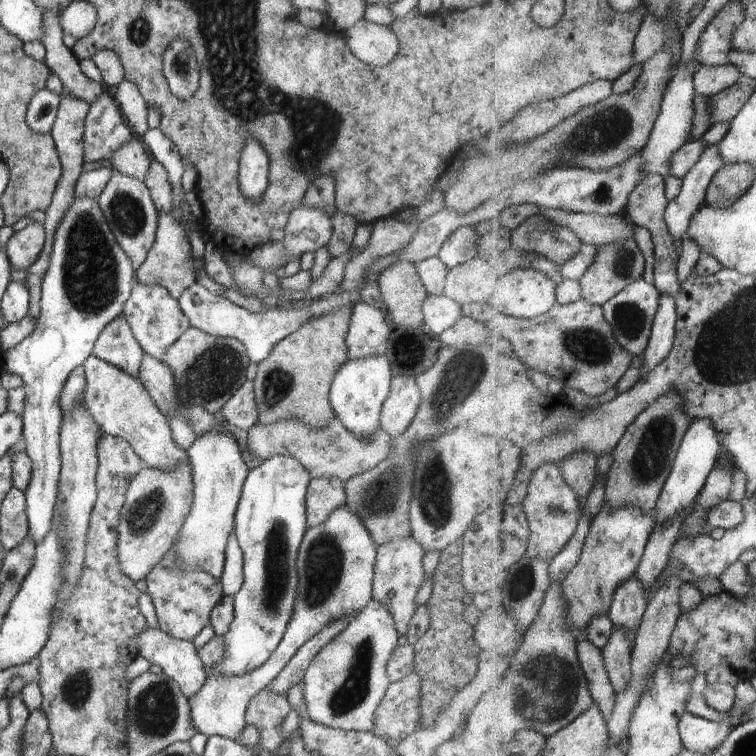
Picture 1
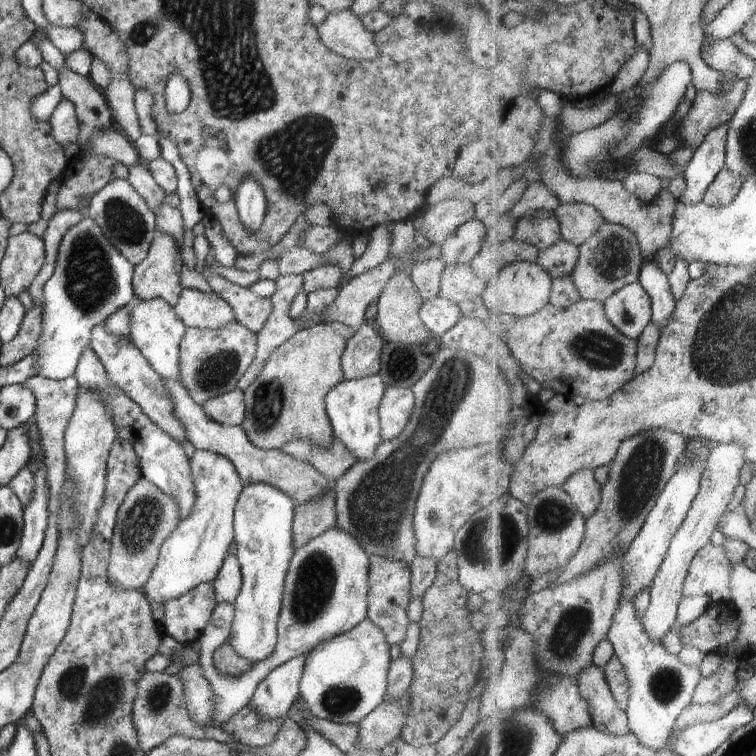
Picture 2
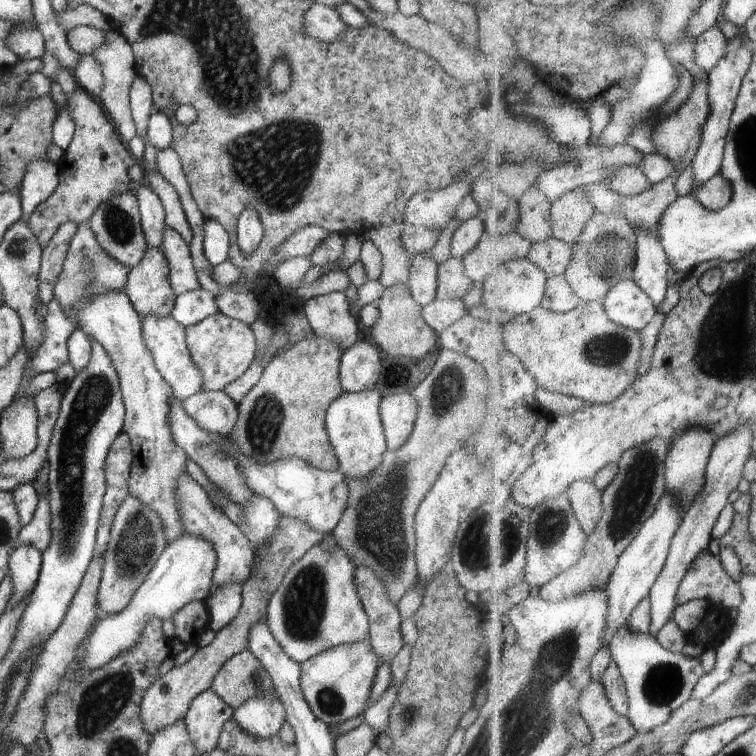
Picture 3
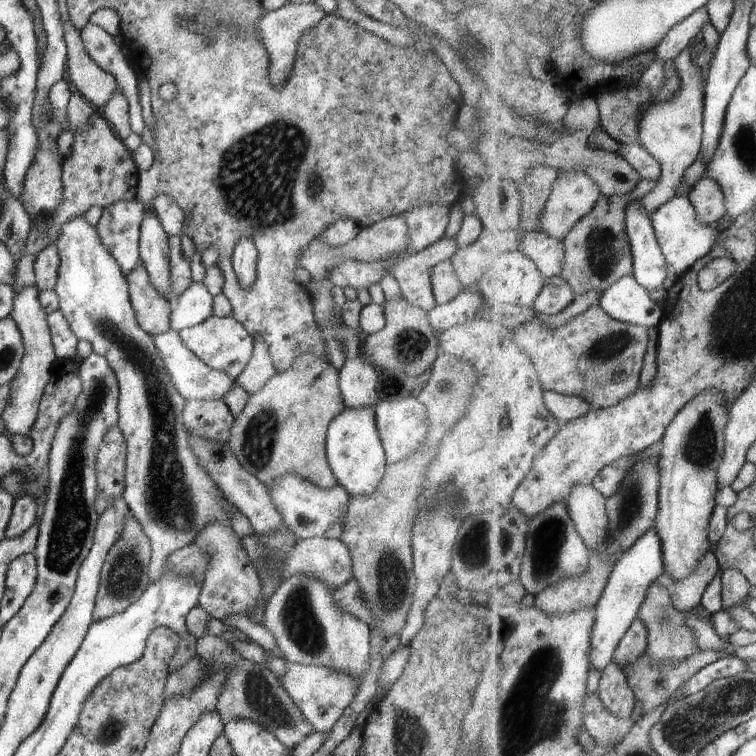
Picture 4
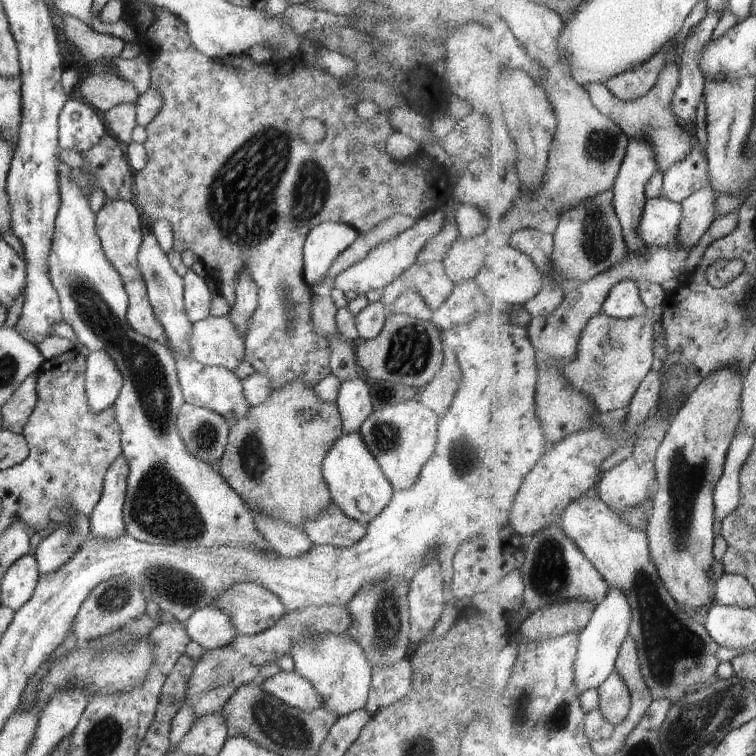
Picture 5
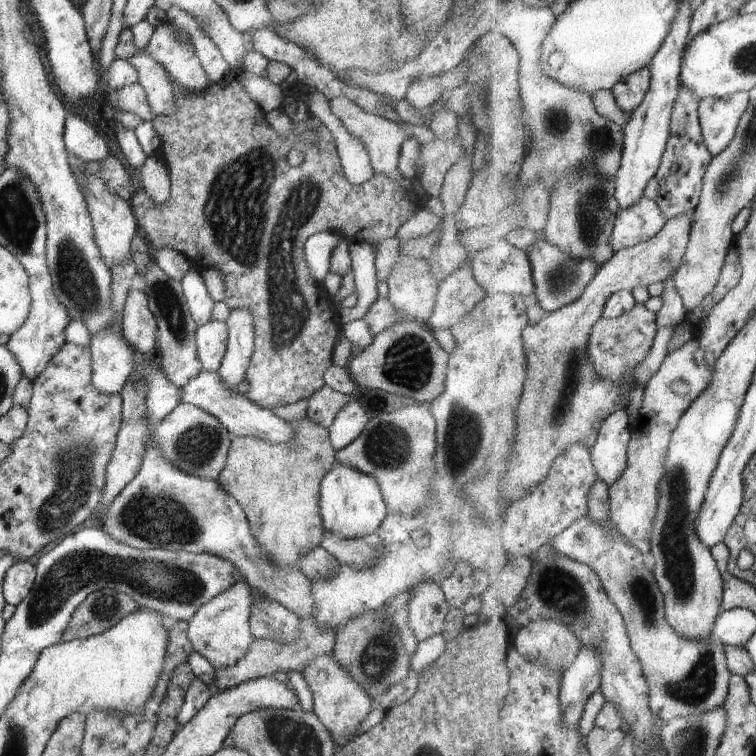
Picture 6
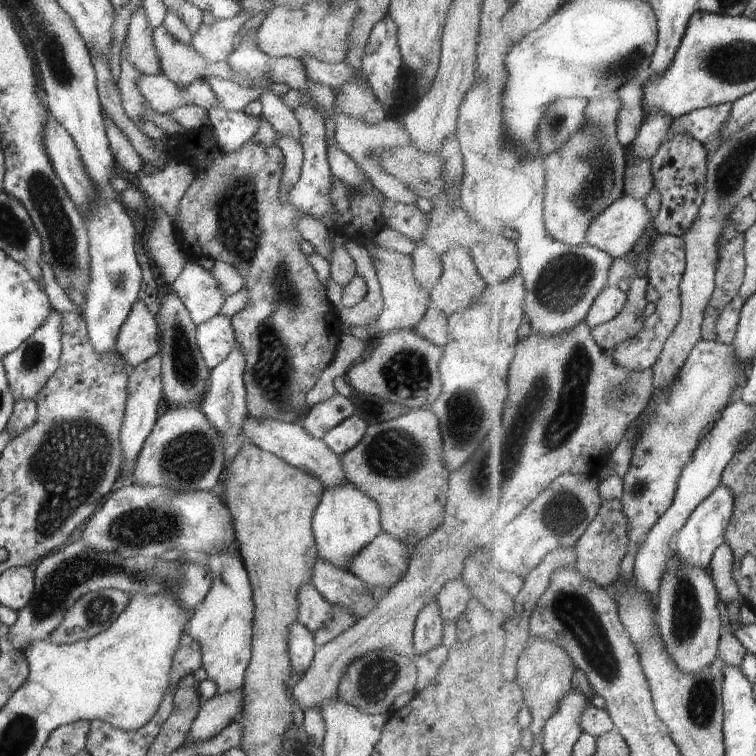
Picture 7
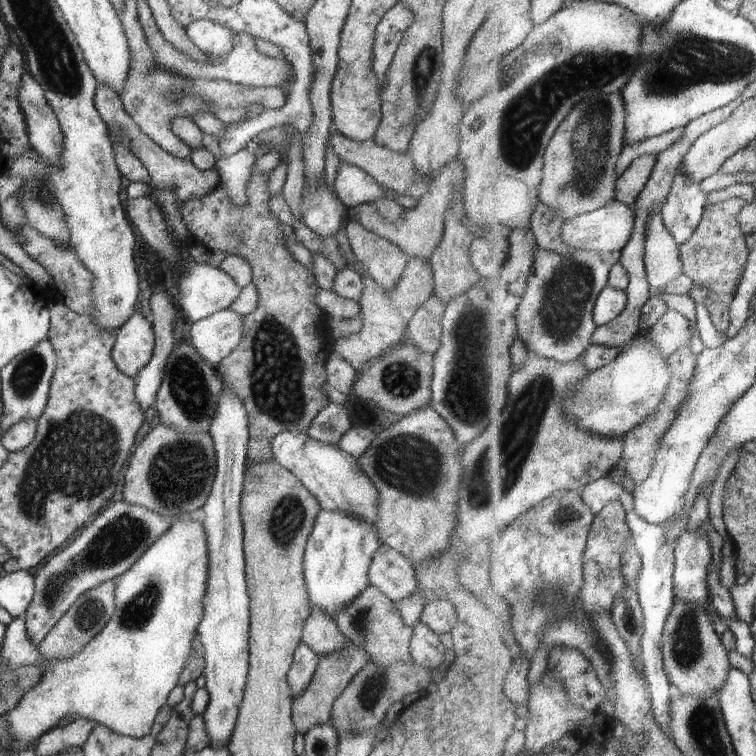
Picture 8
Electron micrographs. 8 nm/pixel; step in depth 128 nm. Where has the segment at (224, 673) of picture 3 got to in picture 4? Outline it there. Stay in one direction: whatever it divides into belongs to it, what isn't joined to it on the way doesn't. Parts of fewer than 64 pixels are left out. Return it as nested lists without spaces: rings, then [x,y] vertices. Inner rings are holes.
[[[241,657],[236,670],[228,674],[228,678],[218,694],[216,710],[220,712],[220,718],[224,720],[225,724],[228,721],[238,720],[238,718],[256,720],[258,724],[268,728],[286,748],[296,749],[298,744],[304,742],[314,732],[302,712],[282,689],[276,675],[268,668],[262,668],[260,665],[250,662],[247,657]]]

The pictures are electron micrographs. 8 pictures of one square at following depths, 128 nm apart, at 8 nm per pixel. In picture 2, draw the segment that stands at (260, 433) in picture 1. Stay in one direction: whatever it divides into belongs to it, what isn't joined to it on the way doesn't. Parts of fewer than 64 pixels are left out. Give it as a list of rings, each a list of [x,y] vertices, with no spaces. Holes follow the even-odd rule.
[[[333,436],[332,446],[327,449],[307,440],[292,440],[280,451],[295,459],[309,462],[318,472],[321,472],[332,482],[338,480],[354,463],[358,462],[351,452]]]

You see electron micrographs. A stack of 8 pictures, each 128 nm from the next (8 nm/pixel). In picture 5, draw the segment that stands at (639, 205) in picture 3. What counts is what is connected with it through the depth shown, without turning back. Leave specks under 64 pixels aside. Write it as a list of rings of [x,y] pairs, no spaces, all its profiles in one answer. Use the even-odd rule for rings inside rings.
[[[680,62],[667,66],[658,81],[658,84],[640,100],[622,100],[610,90],[609,86],[598,82],[590,84],[588,90],[591,92],[592,100],[606,116],[612,117],[632,139],[644,139],[650,141],[657,148],[657,159],[662,172],[665,172],[684,160],[693,149],[693,140],[689,130],[678,120],[674,112],[674,98],[676,90],[680,86]]]

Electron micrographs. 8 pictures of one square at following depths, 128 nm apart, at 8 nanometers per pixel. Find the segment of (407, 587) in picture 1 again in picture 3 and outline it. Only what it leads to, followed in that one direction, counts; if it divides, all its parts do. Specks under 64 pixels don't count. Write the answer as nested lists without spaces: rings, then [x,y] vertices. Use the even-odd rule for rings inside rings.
[[[356,567],[353,575],[353,582],[356,585],[357,595],[362,603],[364,612],[367,614],[367,619],[369,620],[368,638],[370,646],[373,648],[380,666],[384,662],[390,664],[392,660],[394,660],[396,654],[400,652],[402,646],[404,646],[400,634],[400,623],[402,620],[399,610],[397,609],[396,603],[392,603],[387,599],[384,585],[372,571],[364,567]]]

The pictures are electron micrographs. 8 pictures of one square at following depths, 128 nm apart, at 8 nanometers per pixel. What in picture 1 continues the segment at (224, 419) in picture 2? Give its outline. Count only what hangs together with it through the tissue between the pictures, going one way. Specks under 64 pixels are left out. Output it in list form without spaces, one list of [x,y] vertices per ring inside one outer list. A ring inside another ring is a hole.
[[[245,381],[240,390],[220,410],[231,425],[248,430],[257,424],[257,406],[253,395],[253,381]]]

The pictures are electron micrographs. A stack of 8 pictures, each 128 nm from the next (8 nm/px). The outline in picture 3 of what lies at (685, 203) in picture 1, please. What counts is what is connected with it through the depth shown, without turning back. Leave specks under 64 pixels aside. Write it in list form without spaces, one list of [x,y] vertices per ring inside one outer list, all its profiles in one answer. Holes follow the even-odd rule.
[[[744,34],[742,38],[731,41],[728,44],[727,55],[711,73],[707,74],[712,112],[709,121],[705,124],[703,141],[692,166],[697,178],[697,187],[712,180],[723,168],[731,120],[737,107],[743,82],[754,60],[754,52],[745,39],[747,41],[748,36]]]

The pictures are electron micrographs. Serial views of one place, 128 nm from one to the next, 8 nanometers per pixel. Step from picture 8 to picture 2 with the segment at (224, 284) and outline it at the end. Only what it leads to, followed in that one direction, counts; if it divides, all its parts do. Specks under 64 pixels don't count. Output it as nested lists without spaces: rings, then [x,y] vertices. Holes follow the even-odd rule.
[[[183,289],[173,309],[187,327],[199,329],[217,329],[235,319],[232,308],[220,296],[196,289]]]

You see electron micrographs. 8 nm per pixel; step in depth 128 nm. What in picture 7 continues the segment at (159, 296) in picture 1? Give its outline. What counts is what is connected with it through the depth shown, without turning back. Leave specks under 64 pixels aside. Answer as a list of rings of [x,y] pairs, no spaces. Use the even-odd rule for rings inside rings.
[[[247,416],[243,429],[246,439],[250,439],[263,451],[271,452],[281,458],[290,466],[312,475],[314,479],[320,480],[324,490],[327,489],[329,491],[349,482],[344,474],[343,464],[340,462],[339,455],[332,452],[332,449],[329,449],[322,439],[310,436],[299,422],[283,423],[274,419],[257,421]]]

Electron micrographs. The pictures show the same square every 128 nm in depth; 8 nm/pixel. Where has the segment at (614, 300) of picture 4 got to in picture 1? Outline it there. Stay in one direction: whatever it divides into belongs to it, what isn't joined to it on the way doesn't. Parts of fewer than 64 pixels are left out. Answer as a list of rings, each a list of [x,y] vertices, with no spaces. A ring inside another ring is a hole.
[[[646,279],[632,283],[619,292],[610,303],[605,304],[605,315],[611,321],[620,344],[634,356],[645,352],[649,347],[653,333],[655,318],[661,305],[661,290],[656,284],[650,284]]]

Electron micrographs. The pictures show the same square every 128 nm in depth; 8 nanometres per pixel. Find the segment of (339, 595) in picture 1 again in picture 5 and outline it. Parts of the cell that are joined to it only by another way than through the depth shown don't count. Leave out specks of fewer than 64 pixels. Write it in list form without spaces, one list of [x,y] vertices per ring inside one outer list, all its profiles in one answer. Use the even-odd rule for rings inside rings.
[[[297,629],[296,632],[302,633],[303,638],[293,645],[290,656],[294,661],[295,670],[312,684],[321,697],[321,709],[336,715],[338,718],[364,709],[366,700],[368,700],[368,690],[370,690],[373,670],[366,655],[363,653],[362,647],[350,639],[346,632],[338,635],[322,635],[321,632],[316,635],[315,633],[306,633],[303,629]]]

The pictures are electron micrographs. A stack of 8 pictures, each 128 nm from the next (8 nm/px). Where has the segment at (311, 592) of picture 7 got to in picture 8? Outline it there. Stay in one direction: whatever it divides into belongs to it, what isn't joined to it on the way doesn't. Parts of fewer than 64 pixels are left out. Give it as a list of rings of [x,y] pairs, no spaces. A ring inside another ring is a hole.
[[[310,611],[303,626],[301,640],[319,657],[323,657],[344,648],[346,638],[334,618],[320,611]]]

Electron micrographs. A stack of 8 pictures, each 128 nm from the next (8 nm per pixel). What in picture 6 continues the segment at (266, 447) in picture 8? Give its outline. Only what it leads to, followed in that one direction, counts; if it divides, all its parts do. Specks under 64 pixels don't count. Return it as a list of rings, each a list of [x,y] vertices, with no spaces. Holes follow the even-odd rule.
[[[169,76],[171,78],[171,85],[176,97],[177,113],[174,116],[156,117],[152,124],[156,129],[156,132],[160,135],[162,144],[158,150],[158,155],[167,164],[169,172],[171,191],[169,201],[164,206],[156,206],[148,195],[143,190],[143,187],[134,198],[130,200],[131,208],[133,208],[137,225],[142,228],[143,234],[148,238],[152,246],[156,248],[168,247],[169,249],[177,250],[181,252],[187,259],[192,262],[192,265],[200,264],[204,268],[218,269],[225,278],[227,289],[225,290],[225,299],[223,300],[230,308],[231,311],[238,309],[239,307],[246,307],[251,311],[253,316],[253,340],[254,348],[251,354],[251,364],[246,371],[245,378],[248,382],[250,389],[244,395],[250,402],[257,404],[263,409],[272,409],[275,407],[283,407],[286,405],[292,405],[299,400],[308,399],[311,394],[314,394],[318,388],[322,388],[325,384],[324,373],[327,368],[333,364],[333,348],[337,341],[337,336],[341,331],[341,325],[338,321],[338,307],[332,301],[332,297],[327,292],[326,288],[322,288],[314,280],[307,260],[305,259],[305,242],[315,234],[324,231],[333,231],[340,234],[342,238],[346,240],[356,240],[356,242],[367,242],[372,247],[384,242],[386,239],[391,239],[397,236],[398,229],[404,222],[406,222],[419,207],[413,205],[399,188],[398,184],[393,180],[390,180],[387,176],[373,174],[369,181],[361,183],[360,185],[353,185],[343,174],[343,168],[337,153],[337,146],[335,145],[332,134],[328,130],[328,127],[323,121],[318,120],[318,117],[314,117],[307,120],[307,123],[300,124],[293,122],[293,133],[286,139],[280,139],[278,134],[273,131],[270,123],[264,118],[265,113],[253,101],[248,93],[245,91],[243,85],[239,82],[242,76],[231,77],[230,79],[225,76],[222,82],[211,84],[210,87],[203,91],[191,91],[182,84],[182,76]],[[304,130],[314,130],[316,132],[316,140],[318,140],[318,160],[304,160],[300,165],[294,167],[288,163],[288,152],[295,144],[296,140],[302,136],[300,132]]]

